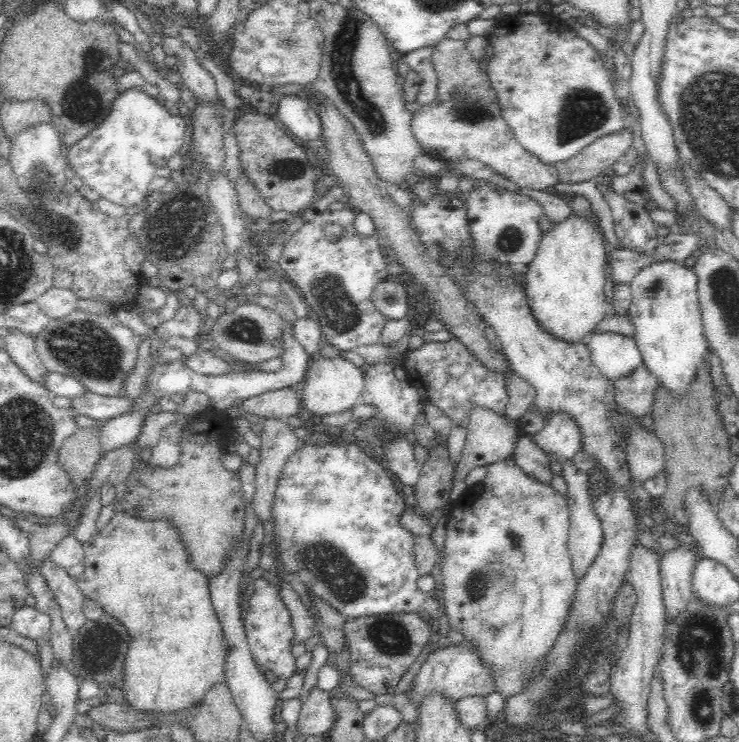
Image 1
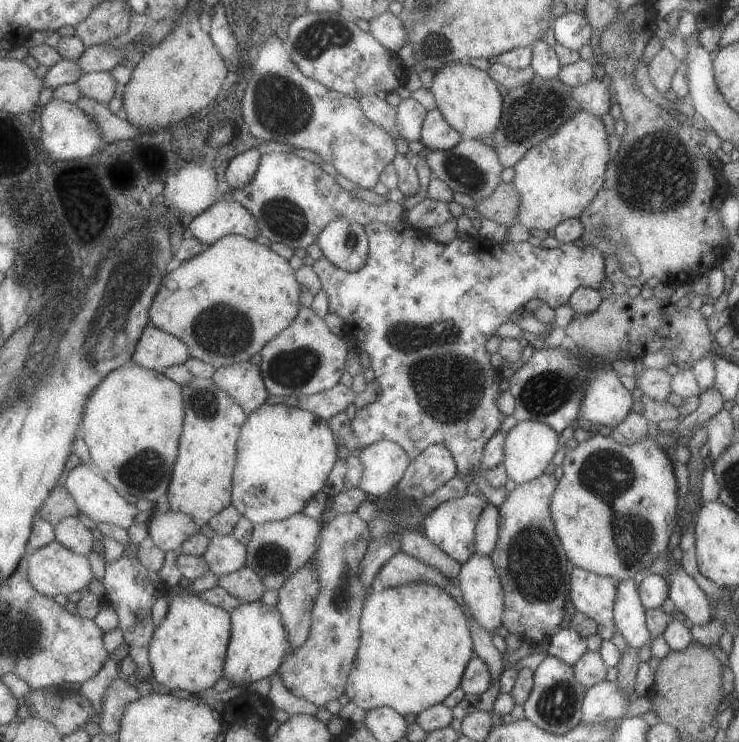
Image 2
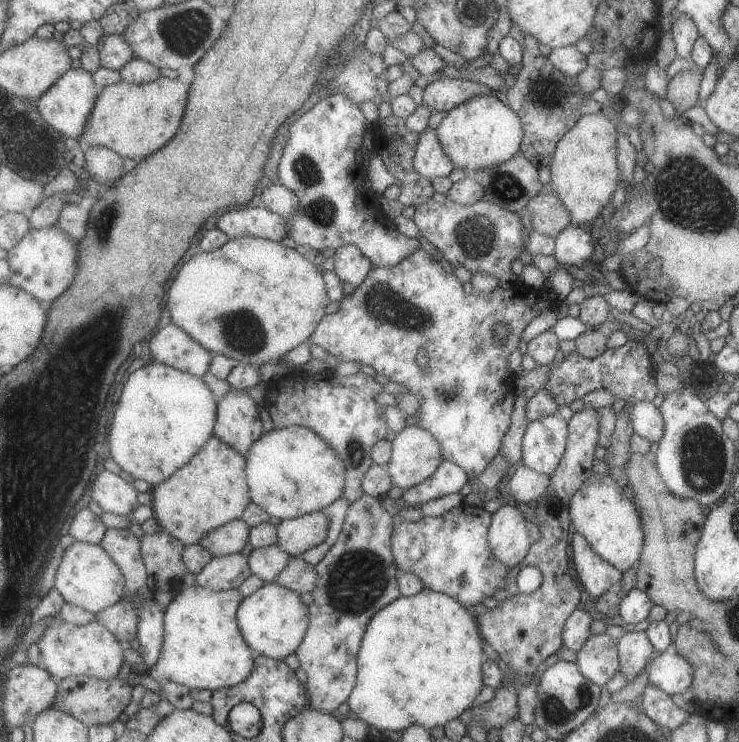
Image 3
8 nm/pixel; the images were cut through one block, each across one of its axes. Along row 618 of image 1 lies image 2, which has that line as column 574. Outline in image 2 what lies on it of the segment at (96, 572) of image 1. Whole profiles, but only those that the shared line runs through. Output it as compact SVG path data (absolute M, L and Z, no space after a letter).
M580 110L550 137L532 146L513 166L511 184L520 192L517 223L528 231L547 232L561 221L577 219L602 187L611 158L607 136L600 118Z

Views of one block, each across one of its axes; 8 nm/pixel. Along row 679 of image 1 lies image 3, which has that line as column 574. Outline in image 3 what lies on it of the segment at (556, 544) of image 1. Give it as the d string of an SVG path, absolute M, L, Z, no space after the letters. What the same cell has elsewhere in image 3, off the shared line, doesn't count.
M592 472L570 498L568 513L574 532L579 532L589 548L613 568L625 572L639 563L644 543L642 522L625 488L611 475Z

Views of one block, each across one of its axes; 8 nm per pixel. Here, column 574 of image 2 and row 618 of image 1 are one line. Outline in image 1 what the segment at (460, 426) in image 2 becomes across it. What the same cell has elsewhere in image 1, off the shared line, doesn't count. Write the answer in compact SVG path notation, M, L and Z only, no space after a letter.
M264 577L252 580L254 592L250 597L250 606L245 612L245 631L252 658L257 665L265 666L279 679L288 679L296 672L296 658L292 655L294 629L290 625L290 613L284 607L278 589Z

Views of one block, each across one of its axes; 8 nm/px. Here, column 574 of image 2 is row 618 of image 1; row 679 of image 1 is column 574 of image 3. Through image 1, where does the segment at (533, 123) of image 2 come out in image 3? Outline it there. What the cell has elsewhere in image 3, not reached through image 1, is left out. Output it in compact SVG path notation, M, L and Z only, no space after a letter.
M523 34L522 59L520 70L517 72L513 86L501 91L502 98L521 118L522 144L519 154L523 155L531 164L538 168L551 164L553 151L557 141L583 115L599 113L600 103L581 90L575 94L574 78L561 74L547 57L543 57L537 50L538 42L531 34Z

